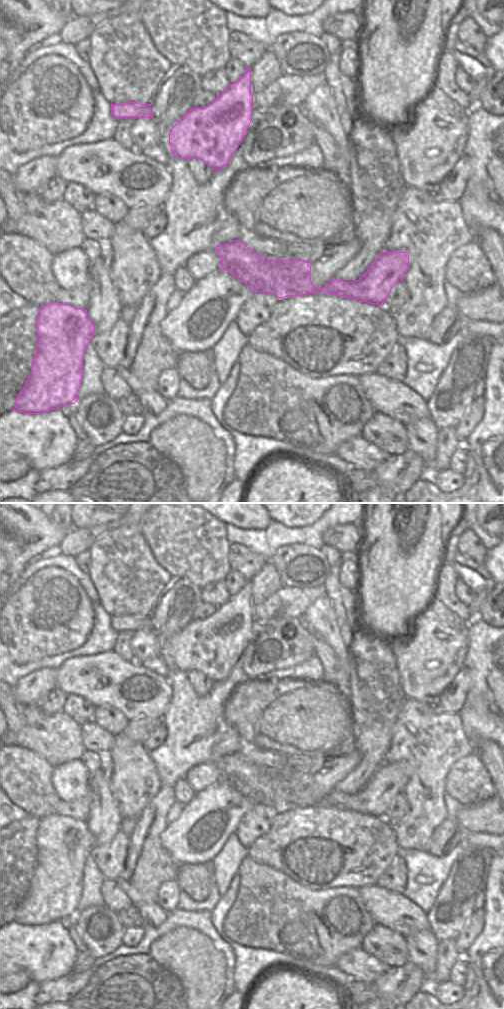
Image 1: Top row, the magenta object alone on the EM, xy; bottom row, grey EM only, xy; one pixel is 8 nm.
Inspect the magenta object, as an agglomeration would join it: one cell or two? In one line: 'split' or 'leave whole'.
leave whole

